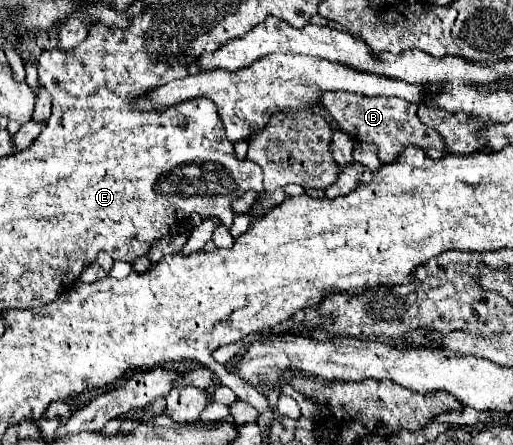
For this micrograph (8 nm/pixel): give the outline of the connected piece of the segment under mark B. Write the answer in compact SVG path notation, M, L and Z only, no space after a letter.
M324 93L322 95L322 107L332 115L332 119L338 123L342 131L346 131L354 141L358 143L374 143L378 147L378 157L384 163L396 161L396 155L404 151L404 147L420 147L426 153L436 151L436 153L446 153L442 137L436 133L436 129L424 125L418 115L416 103L408 103L404 99L397 97L362 97L355 93Z

